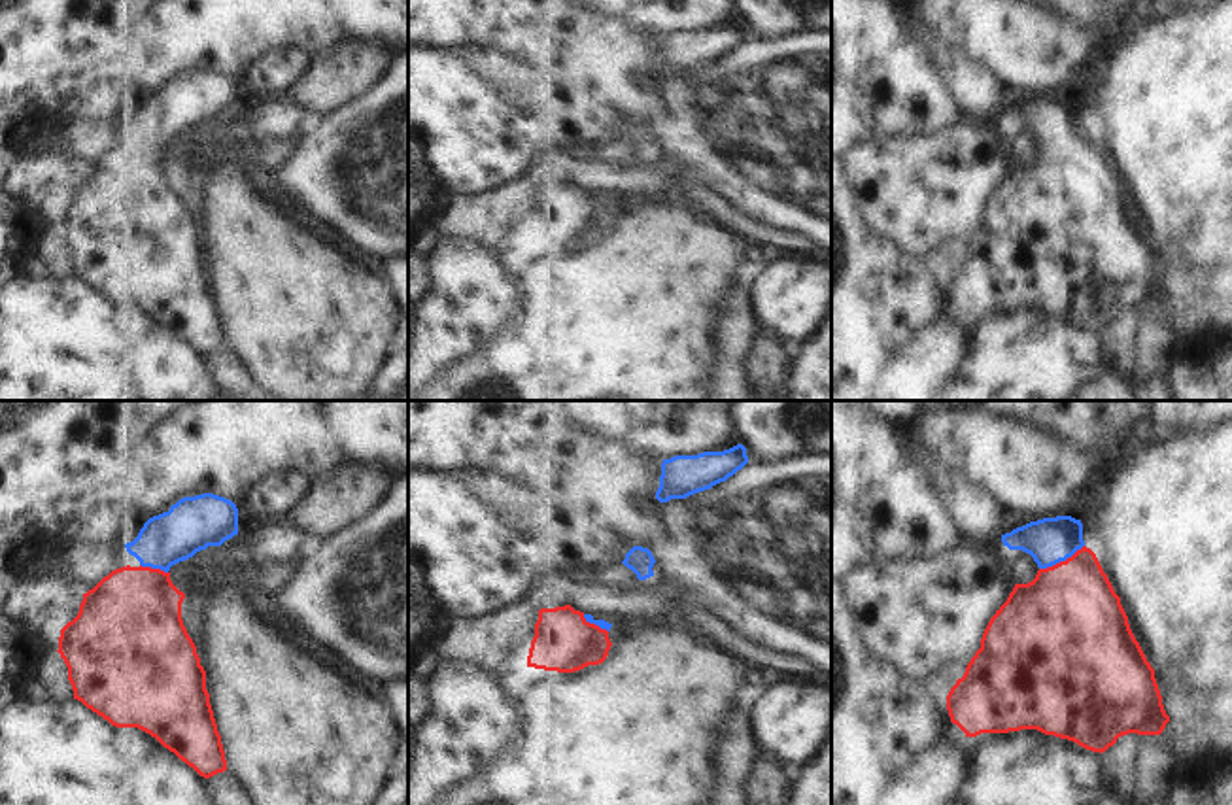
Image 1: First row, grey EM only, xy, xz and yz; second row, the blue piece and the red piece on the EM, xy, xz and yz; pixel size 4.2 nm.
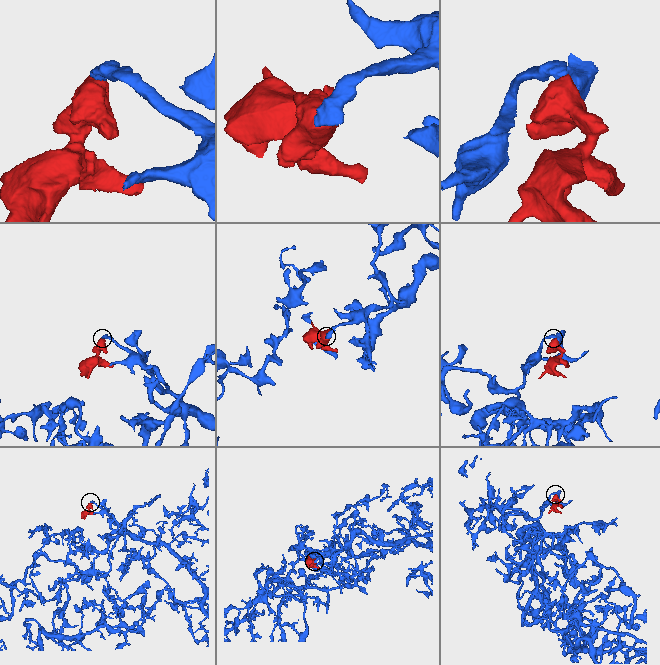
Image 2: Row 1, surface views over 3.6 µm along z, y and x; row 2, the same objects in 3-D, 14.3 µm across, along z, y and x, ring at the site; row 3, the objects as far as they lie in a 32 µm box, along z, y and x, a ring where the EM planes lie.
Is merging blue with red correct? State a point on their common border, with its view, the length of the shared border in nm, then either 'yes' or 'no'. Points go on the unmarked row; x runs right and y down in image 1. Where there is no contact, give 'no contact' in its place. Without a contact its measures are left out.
yz (1060, 137) | 220 nm | yes

